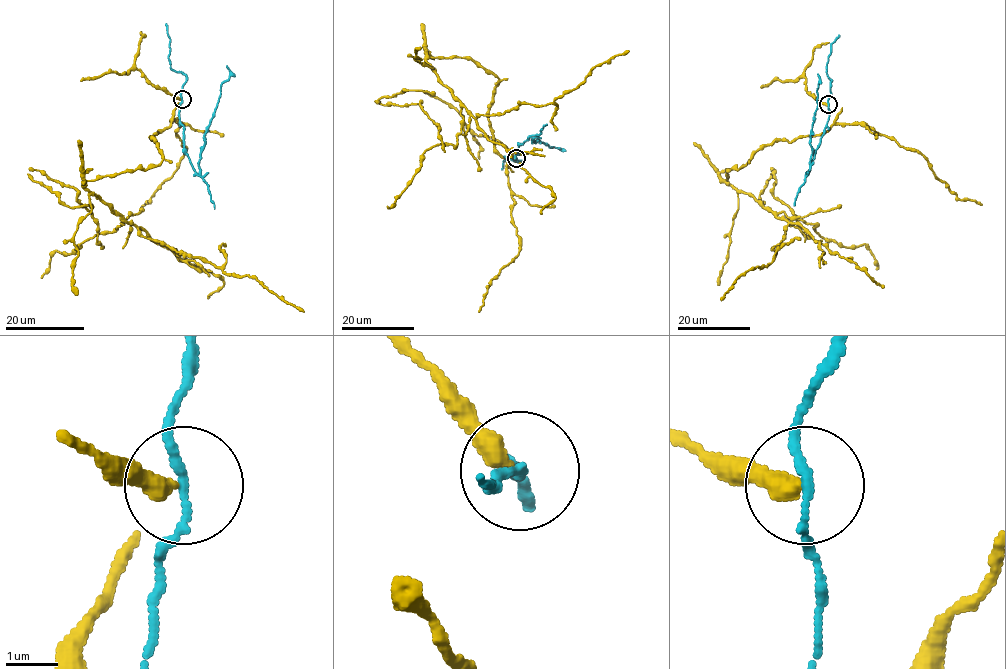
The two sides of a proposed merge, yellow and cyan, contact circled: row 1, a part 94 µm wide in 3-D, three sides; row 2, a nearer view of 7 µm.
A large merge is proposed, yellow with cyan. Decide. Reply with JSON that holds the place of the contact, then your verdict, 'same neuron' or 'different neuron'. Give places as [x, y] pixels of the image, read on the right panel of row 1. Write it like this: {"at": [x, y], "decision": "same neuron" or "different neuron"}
{"at": [828, 104], "decision": "different neuron"}

